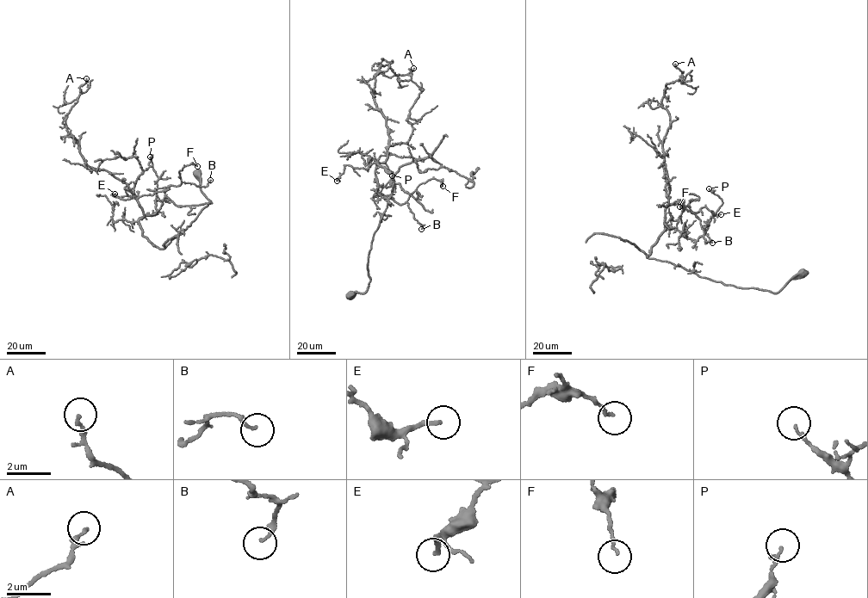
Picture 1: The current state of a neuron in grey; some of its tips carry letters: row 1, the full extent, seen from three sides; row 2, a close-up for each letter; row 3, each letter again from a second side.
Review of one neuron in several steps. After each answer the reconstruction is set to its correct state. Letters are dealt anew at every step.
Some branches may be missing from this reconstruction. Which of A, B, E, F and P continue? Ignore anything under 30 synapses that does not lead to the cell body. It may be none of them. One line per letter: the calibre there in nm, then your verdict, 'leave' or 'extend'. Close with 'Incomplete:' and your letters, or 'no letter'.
A: 150 nm thick; leave
B: 150 nm thick; leave
E: 160 nm thick; leave
F: 110 nm thick; leave
P: 160 nm thick; leave
Incomplete: no letter

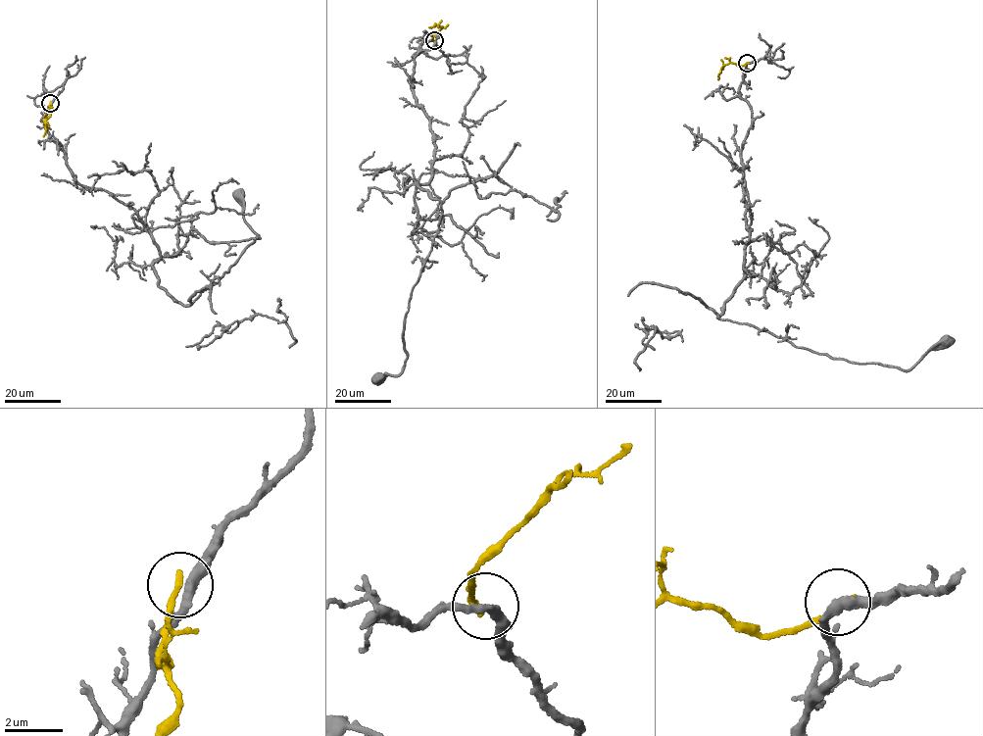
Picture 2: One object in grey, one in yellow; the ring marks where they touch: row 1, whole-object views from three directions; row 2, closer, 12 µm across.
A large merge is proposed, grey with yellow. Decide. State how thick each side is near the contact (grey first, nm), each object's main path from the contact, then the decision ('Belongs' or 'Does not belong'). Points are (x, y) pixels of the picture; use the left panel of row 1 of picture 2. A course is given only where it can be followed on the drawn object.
Thickness 320 nm (grey) against 220 nm. Course of grey: (51, 102), (45, 123), (66, 165), (146, 225), (158, 284), (173, 300), (191, 304), (259, 235), (237, 196). Course of yellow: (51, 102), (43, 136). Does not belong

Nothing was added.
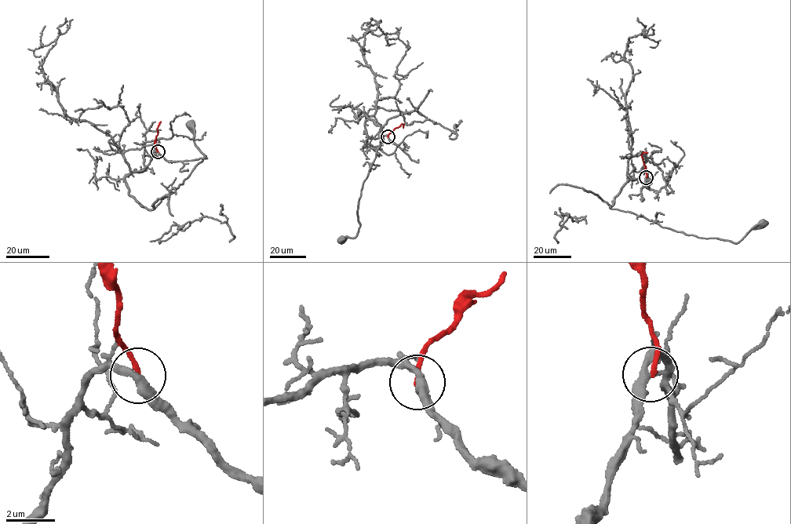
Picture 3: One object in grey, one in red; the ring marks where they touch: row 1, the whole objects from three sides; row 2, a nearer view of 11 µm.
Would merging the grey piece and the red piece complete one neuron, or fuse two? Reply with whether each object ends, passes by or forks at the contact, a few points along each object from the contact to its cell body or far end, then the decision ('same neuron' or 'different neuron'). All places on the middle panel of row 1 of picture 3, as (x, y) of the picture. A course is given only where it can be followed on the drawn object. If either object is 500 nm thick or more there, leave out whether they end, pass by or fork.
grey passes by; red ends there; grey runs (388, 137), (369, 137), (365, 115), (382, 128), (380, 146), (361, 191), (358, 233), (340, 239); red runs (388, 137), (402, 123), (403, 128); same neuron

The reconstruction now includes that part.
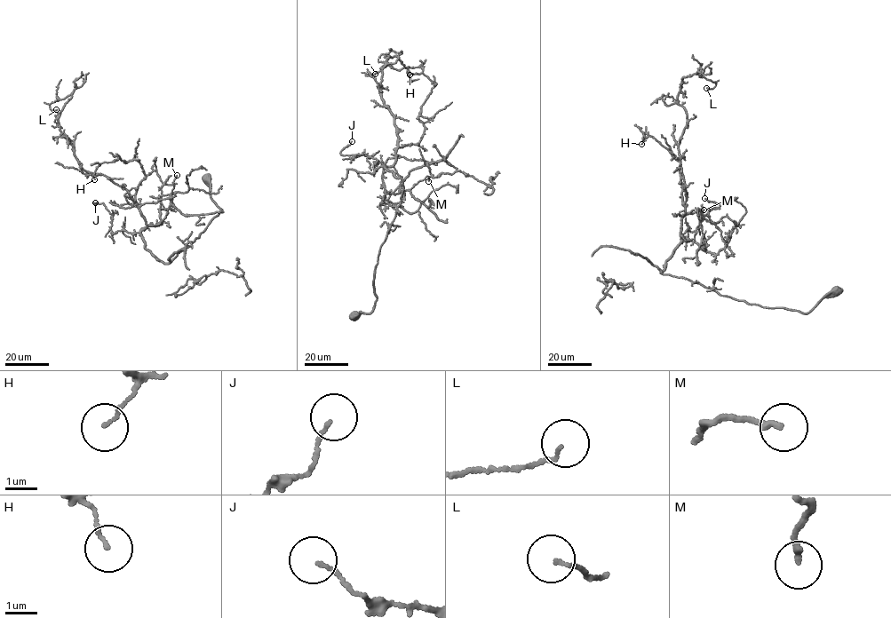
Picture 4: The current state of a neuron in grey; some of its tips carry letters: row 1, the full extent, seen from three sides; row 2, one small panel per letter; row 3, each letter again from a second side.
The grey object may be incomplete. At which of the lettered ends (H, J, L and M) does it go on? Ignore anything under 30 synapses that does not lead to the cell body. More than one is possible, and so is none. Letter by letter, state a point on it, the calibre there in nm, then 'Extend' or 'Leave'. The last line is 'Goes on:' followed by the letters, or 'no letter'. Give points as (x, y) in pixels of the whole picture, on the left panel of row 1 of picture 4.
H: Place: (94, 179). Thickness 110 nm. Leave
J: Place: (95, 202). Thickness 100 nm. Leave
L: Place: (56, 109). Thickness 100 nm. Leave
M: Place: (177, 175). Thickness 180 nm. Leave
Goes on: no letter

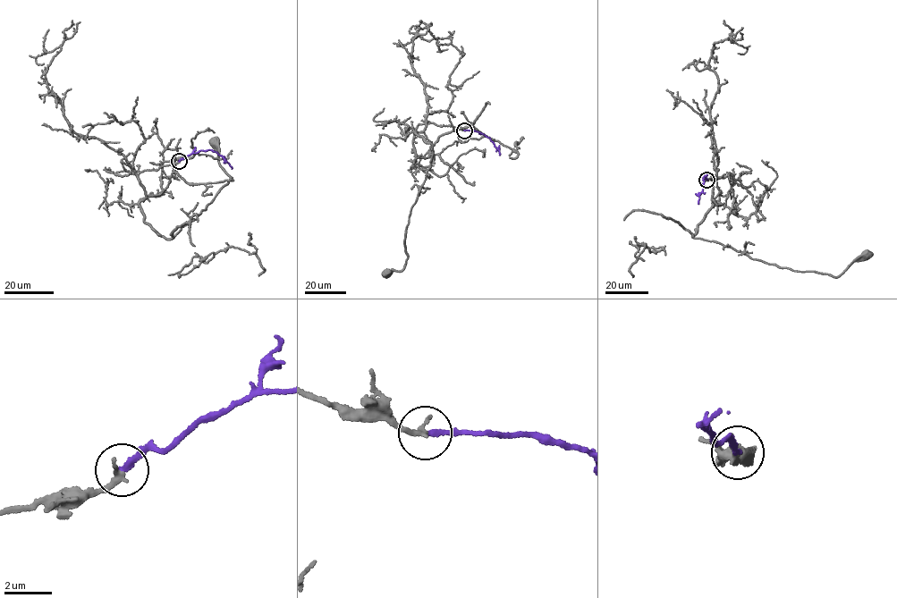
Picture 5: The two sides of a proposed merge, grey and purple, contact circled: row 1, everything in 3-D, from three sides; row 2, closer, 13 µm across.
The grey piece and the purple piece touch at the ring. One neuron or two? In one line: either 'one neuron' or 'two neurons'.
one neuron

